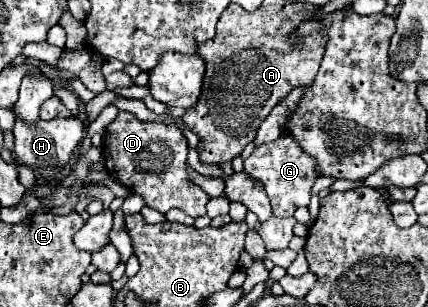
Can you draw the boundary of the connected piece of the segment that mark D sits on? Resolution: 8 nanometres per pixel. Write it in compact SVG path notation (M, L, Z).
M119 112L105 128L105 170L113 180L127 186L131 192L141 194L145 204L161 214L167 214L171 208L179 208L189 216L199 218L207 214L205 206L209 196L191 180L185 164L187 152L187 138L175 122L141 122L131 112Z

